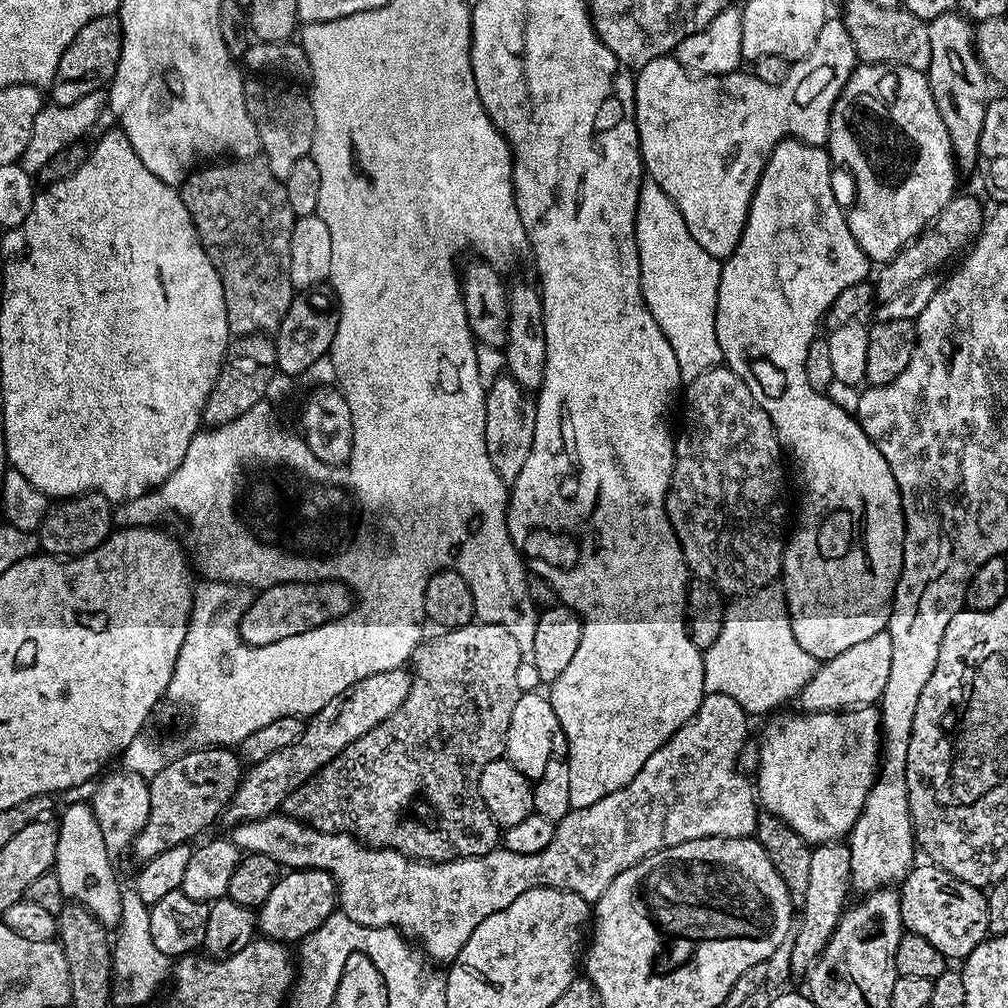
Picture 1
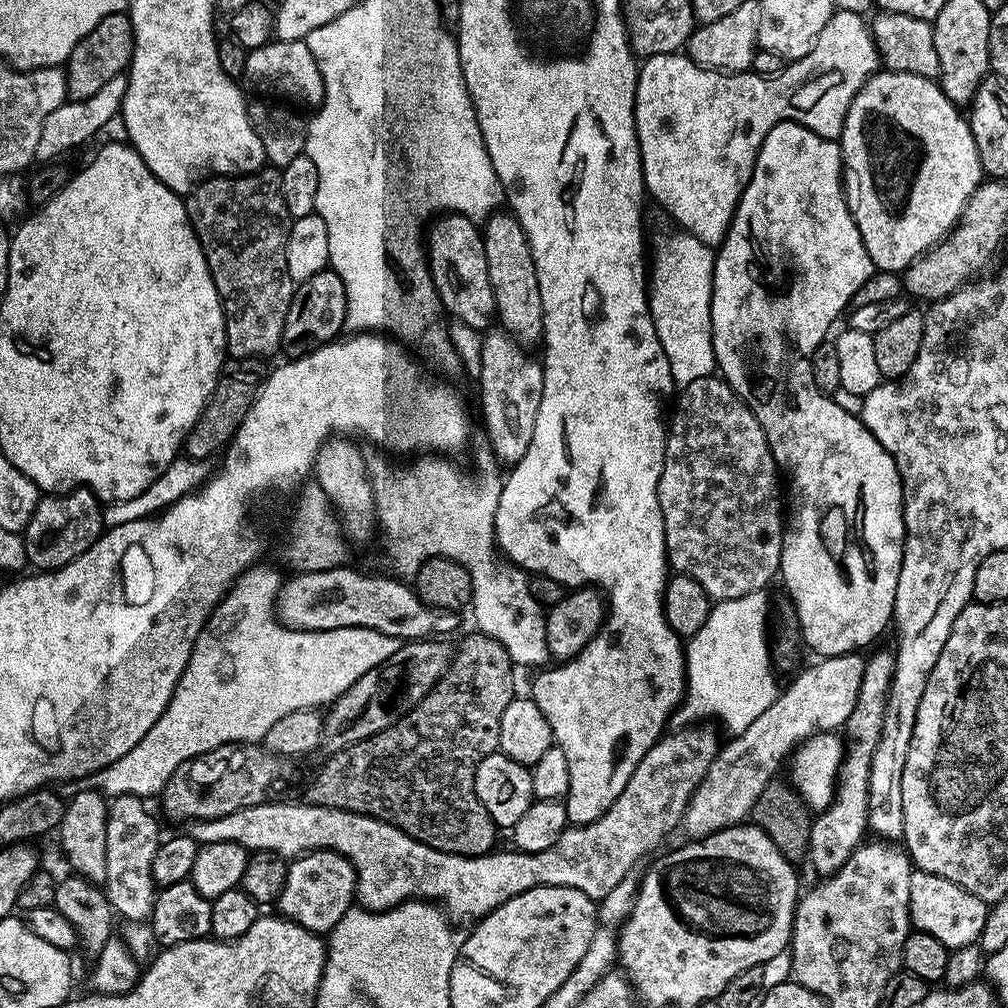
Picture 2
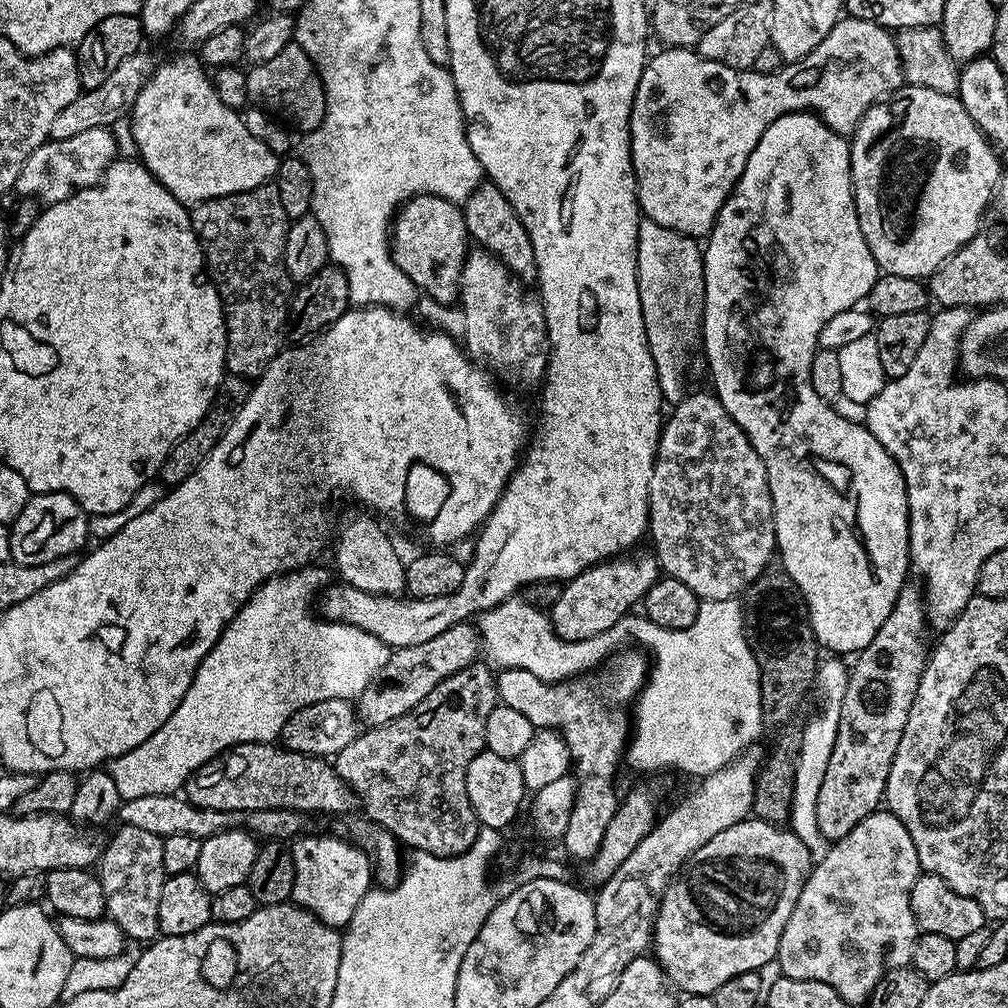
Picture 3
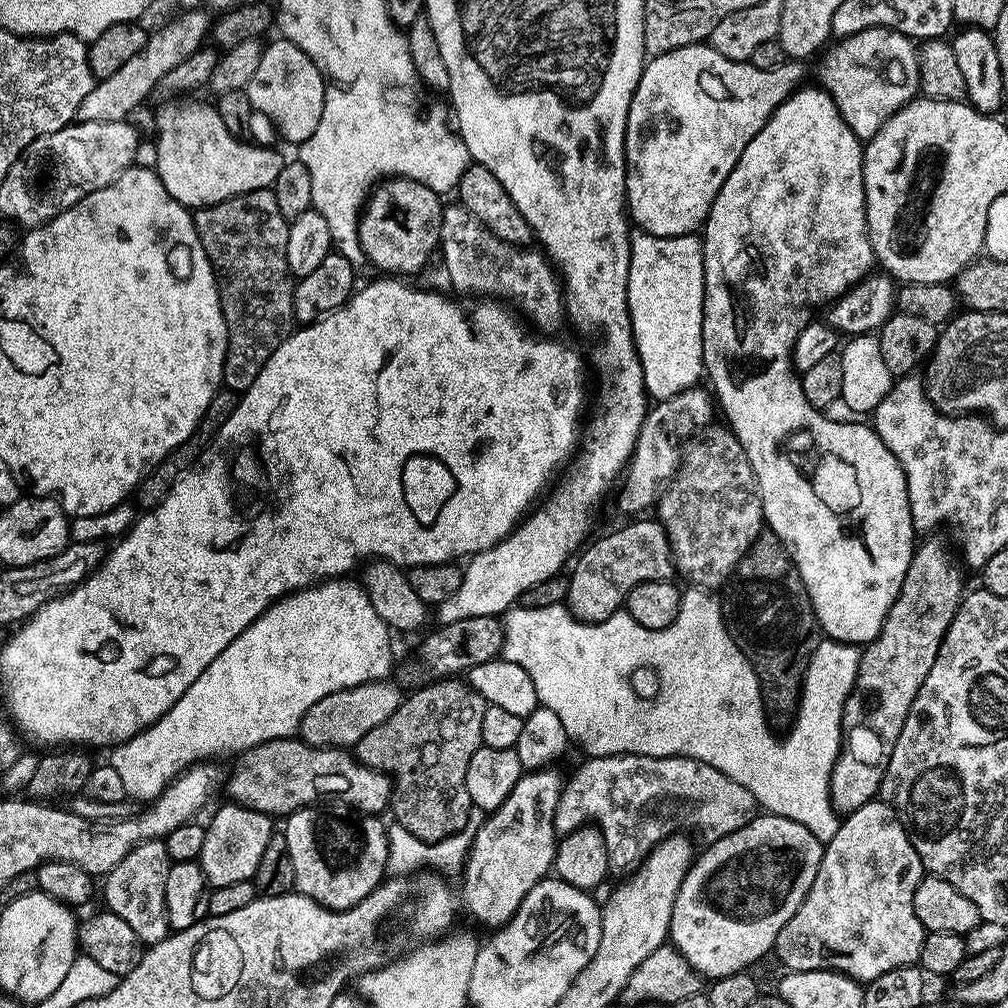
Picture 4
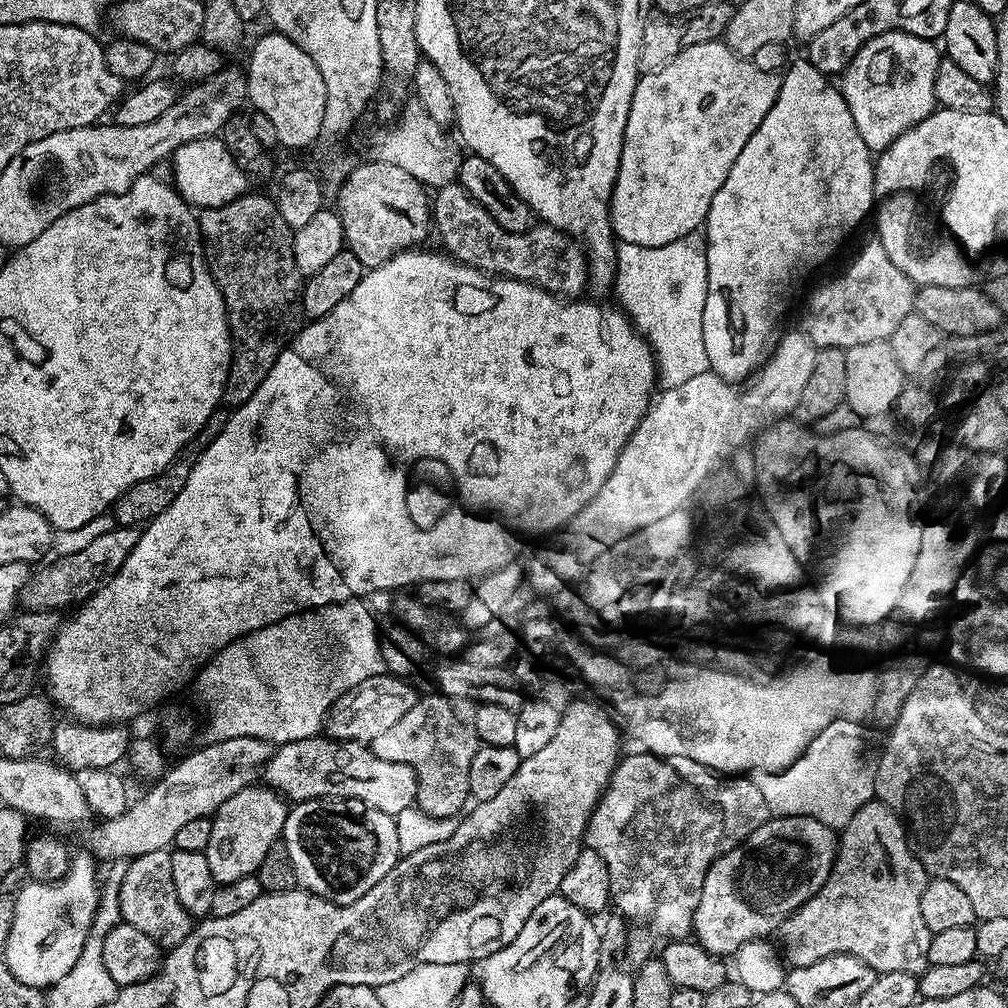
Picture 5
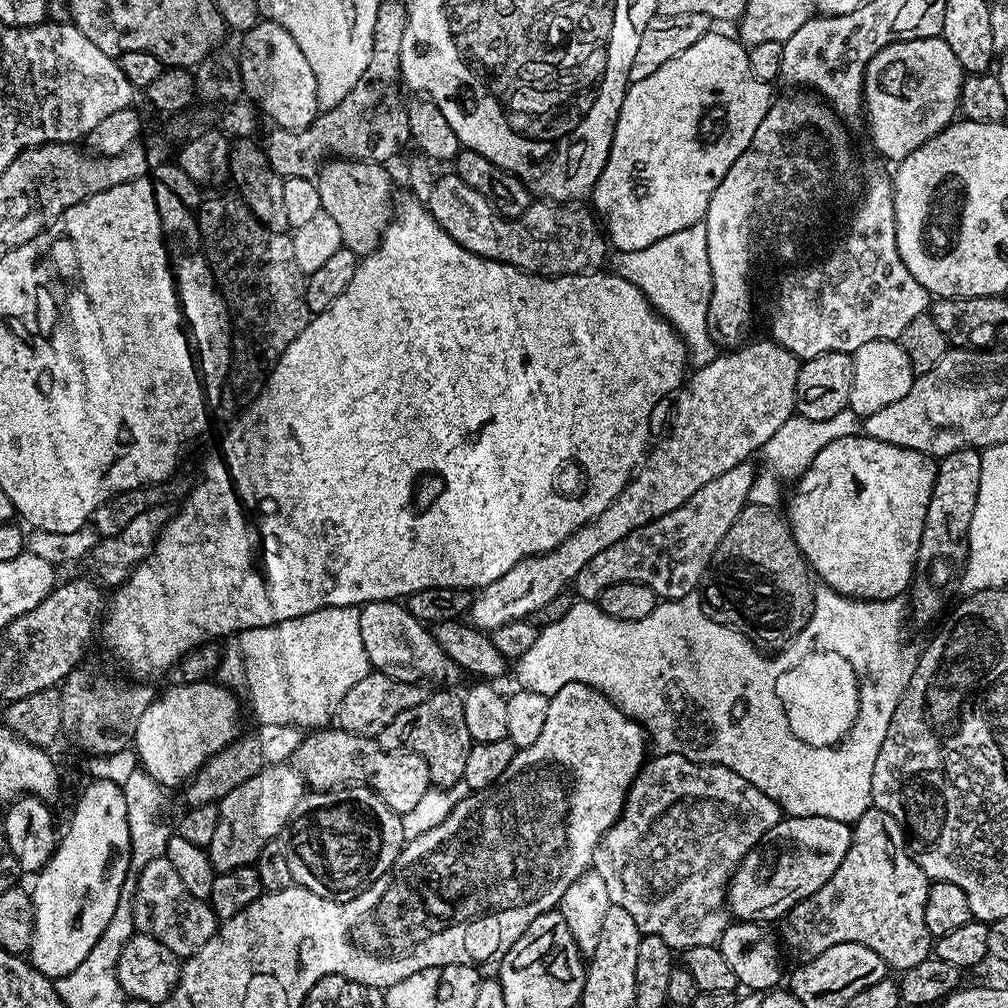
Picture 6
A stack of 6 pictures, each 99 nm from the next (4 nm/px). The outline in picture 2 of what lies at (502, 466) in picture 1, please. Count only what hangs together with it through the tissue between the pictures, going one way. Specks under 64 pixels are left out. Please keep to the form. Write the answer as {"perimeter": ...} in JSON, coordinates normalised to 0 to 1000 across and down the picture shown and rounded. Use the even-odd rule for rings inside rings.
{"perimeter":[[[485,328],[476,341],[476,405],[480,408],[487,451],[497,461],[511,462],[522,450],[526,435],[530,435],[530,419],[534,419],[534,403],[538,399],[540,363],[503,329],[491,328]]]}

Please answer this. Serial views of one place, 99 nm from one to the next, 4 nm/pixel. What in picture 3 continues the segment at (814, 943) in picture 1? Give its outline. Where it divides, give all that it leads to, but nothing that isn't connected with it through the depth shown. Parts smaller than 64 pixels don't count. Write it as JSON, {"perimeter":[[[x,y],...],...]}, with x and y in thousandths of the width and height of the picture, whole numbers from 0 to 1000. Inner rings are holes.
{"perimeter":[[[898,577],[883,609],[879,609],[879,617],[871,621],[871,629],[863,633],[857,644],[848,648],[846,655],[849,656],[841,663],[839,688],[833,701],[827,744],[823,744],[823,756],[819,756],[819,768],[815,768],[815,780],[812,780],[810,811],[812,823],[816,827],[818,834],[828,835],[839,831],[839,827],[843,827],[843,823],[847,823],[847,819],[851,819],[855,812],[859,812],[874,801],[883,760],[887,756],[891,736],[895,736],[895,724],[899,724],[899,712],[903,712],[903,700],[907,700],[917,660],[920,659],[923,650],[921,627],[923,628],[923,620],[919,614],[914,580],[909,577]]]}

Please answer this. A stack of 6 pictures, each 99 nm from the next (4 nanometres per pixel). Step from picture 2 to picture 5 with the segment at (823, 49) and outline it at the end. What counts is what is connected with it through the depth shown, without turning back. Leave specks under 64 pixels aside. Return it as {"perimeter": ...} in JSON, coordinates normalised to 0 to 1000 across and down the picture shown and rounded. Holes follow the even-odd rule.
{"perimeter":[[[888,30],[863,38],[863,42],[856,44],[851,54],[847,54],[847,58],[841,63],[841,68],[832,76],[831,86],[839,97],[839,105],[843,105],[843,113],[847,113],[847,125],[851,125],[855,141],[859,141],[866,153],[878,151],[895,132],[929,110],[931,104],[927,93],[927,77],[931,73],[934,59],[934,49],[926,41]],[[705,40],[677,50],[661,65],[632,78],[605,204],[607,232],[612,239],[655,245],[699,225],[704,200],[716,188],[724,165],[736,153],[736,145],[744,141],[744,133],[756,125],[756,117],[764,113],[764,105],[772,97],[774,76],[773,71],[752,69],[745,59],[728,54],[714,40]]]}

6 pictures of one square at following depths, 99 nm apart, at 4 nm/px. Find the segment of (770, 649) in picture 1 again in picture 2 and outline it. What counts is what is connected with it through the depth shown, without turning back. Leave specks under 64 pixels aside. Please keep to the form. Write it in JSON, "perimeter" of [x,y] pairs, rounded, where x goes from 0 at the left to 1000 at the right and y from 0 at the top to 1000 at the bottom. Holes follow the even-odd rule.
{"perimeter":[[[761,586],[740,589],[736,593],[724,593],[707,598],[706,608],[700,613],[700,621],[692,625],[682,636],[679,649],[679,673],[681,682],[679,693],[669,707],[672,719],[683,720],[688,716],[698,716],[701,710],[707,710],[710,714],[718,717],[722,728],[729,728],[740,724],[756,704],[760,704],[763,695],[771,689],[771,668],[764,654],[764,595],[762,599]]]}

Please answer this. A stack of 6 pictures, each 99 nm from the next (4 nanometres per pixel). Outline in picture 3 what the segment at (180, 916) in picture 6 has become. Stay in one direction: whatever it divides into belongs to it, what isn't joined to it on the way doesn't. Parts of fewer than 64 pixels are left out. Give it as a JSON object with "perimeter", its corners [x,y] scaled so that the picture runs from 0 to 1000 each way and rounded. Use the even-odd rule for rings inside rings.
{"perimeter":[[[119,817],[116,822],[108,831],[107,838],[102,838],[97,854],[101,887],[105,891],[105,909],[123,924],[128,934],[150,935],[159,929],[157,891],[161,891],[165,872],[161,859],[163,830],[128,817]]]}

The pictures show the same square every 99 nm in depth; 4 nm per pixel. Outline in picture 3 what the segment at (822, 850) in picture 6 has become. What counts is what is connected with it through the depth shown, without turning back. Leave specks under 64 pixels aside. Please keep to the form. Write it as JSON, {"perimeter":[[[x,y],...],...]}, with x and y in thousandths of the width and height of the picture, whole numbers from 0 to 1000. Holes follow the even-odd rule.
{"perimeter":[[[739,812],[733,813],[728,819],[716,823],[716,827],[708,827],[708,831],[704,831],[704,835],[700,835],[700,839],[696,839],[696,843],[688,843],[688,847],[676,857],[675,862],[671,864],[670,869],[660,879],[657,888],[654,890],[651,915],[647,923],[646,939],[649,941],[650,952],[659,959],[659,967],[676,985],[688,988],[705,988],[712,982],[712,978],[716,978],[716,974],[724,974],[724,970],[728,970],[728,966],[758,962],[762,955],[765,957],[770,950],[772,935],[776,931],[776,923],[792,895],[792,887],[796,887],[796,879],[800,875],[803,865],[806,864],[807,856],[806,846],[787,825],[781,820],[765,817],[759,813]]]}

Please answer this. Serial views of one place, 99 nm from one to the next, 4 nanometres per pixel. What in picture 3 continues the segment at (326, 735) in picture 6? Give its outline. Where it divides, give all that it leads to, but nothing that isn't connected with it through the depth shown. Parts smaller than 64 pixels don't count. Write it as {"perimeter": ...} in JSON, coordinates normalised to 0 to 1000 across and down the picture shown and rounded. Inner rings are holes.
{"perimeter":[[[274,736],[233,738],[226,745],[217,746],[208,756],[200,759],[198,765],[190,767],[190,771],[183,777],[181,786],[192,800],[221,806],[251,806],[283,802],[305,808],[305,806],[349,806],[354,805],[355,802],[353,787],[333,767],[332,761],[322,751],[296,748]]]}

